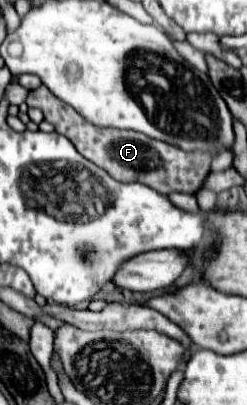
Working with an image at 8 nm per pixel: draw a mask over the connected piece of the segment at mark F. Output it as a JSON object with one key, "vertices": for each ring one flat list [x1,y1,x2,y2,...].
{"vertices":[[46,86,32,90,28,94,26,104,30,108,42,110,44,120,54,124,58,134,66,136,84,158,88,158,96,166,104,168,118,182,142,182,164,196,168,196,172,192,196,194,210,172,210,162,212,162,210,156,204,156,202,152,194,152,194,154,180,152,178,148,172,148,170,144,152,140,140,132,98,128,94,124,88,124,72,106,58,100]]}

